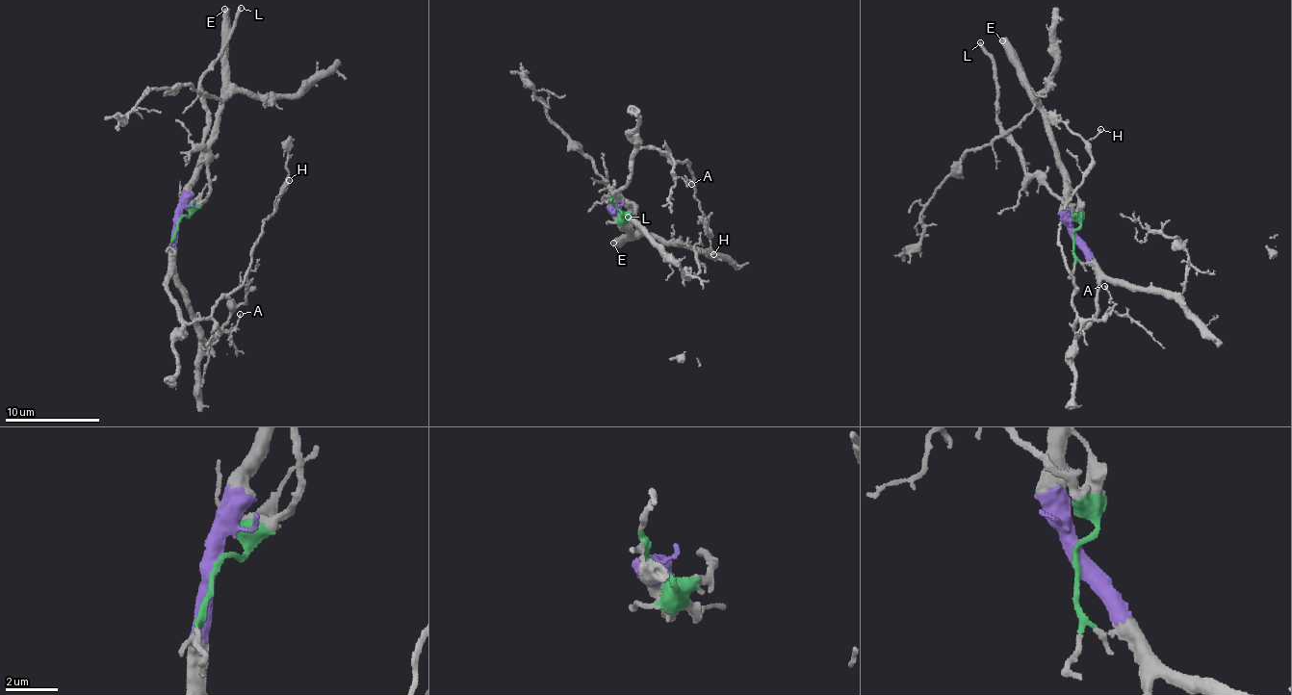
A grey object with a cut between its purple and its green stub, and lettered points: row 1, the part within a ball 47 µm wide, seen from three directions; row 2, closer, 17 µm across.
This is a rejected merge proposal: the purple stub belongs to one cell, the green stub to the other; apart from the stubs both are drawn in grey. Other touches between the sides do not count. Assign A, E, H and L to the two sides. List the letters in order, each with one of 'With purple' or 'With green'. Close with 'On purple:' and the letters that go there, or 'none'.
A: With purple
E: With purple
H: With purple
L: With green
On purple: A, E, H

